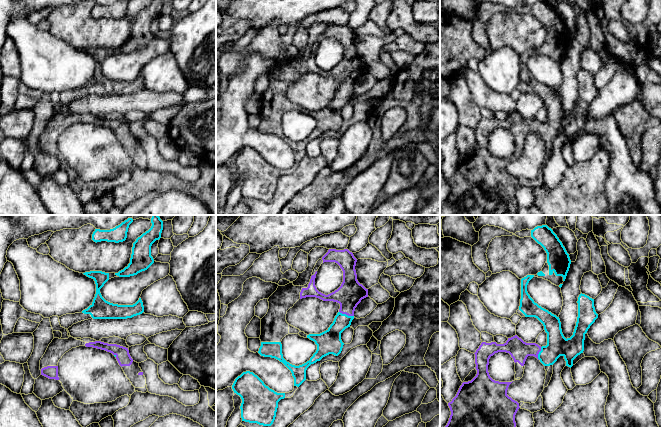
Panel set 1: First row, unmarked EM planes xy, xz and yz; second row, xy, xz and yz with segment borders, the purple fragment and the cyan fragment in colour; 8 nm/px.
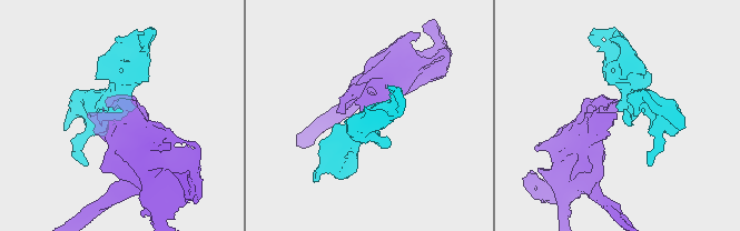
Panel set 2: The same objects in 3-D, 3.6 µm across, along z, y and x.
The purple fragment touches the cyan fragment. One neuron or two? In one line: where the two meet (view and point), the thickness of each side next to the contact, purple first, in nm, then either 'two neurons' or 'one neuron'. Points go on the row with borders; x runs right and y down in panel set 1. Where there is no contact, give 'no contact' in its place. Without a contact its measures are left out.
contact xz (346, 314); calibres 200 and 180 nm; one neuron

